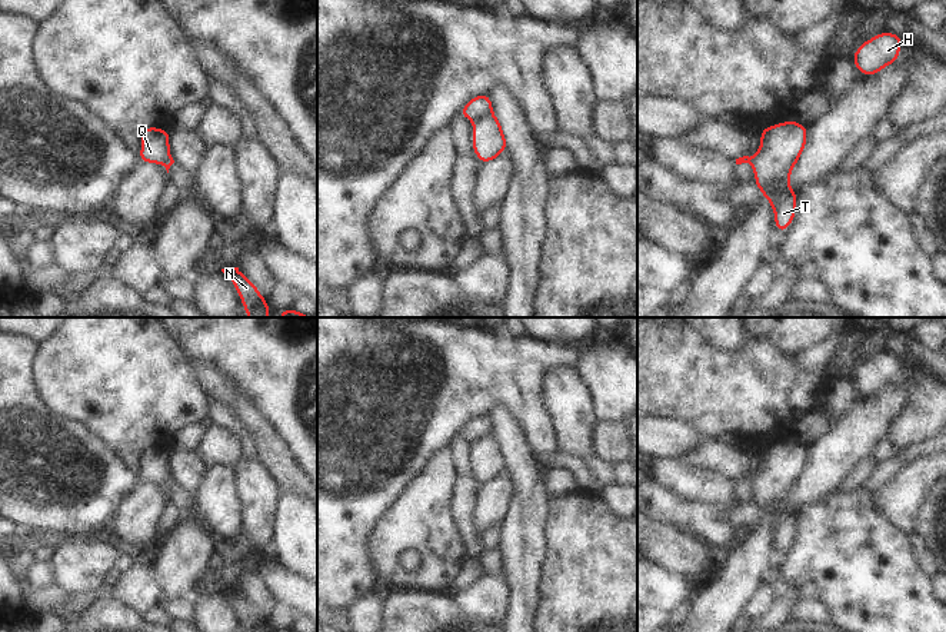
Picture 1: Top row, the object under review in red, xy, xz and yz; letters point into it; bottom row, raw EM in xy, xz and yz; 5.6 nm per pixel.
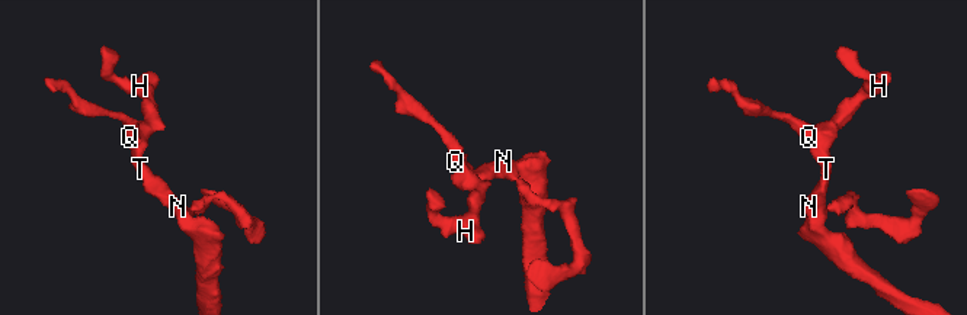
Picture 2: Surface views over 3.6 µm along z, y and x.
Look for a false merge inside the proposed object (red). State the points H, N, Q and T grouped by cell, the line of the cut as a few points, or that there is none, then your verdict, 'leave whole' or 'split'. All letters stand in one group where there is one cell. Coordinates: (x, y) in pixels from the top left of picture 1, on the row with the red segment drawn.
H N T / Q; cut in xz along (490, 110), (473, 122); split

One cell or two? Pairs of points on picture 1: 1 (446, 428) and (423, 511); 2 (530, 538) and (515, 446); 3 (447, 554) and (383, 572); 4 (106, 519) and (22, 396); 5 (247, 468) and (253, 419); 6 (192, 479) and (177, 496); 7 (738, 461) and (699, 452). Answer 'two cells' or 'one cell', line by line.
1: two cells
2: one cell
3: one cell
4: one cell
5: two cells
6: two cells
7: one cell

